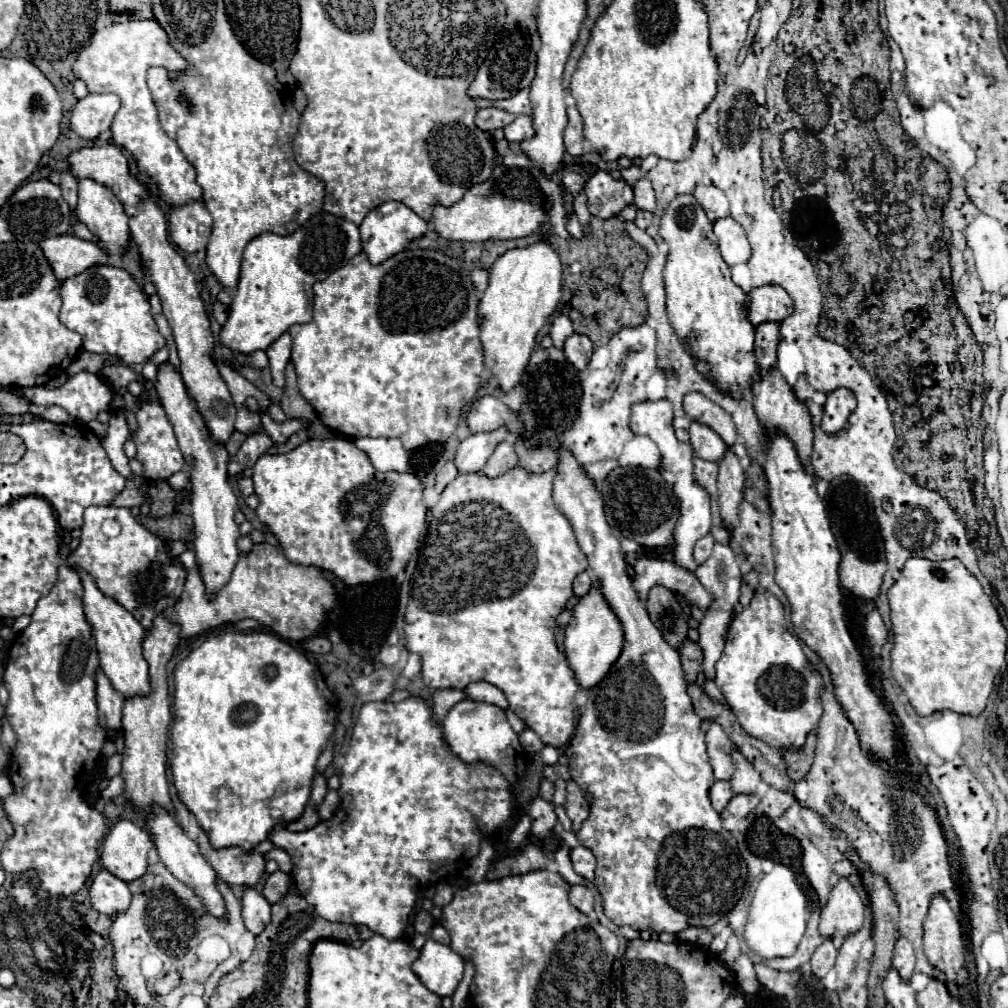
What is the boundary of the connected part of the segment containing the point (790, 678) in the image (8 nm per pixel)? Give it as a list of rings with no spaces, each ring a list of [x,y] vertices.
[[[756,590],[752,602],[730,622],[724,652],[716,662],[714,680],[722,690],[726,704],[738,718],[740,726],[750,736],[778,750],[800,750],[806,742],[806,736],[818,726],[818,720],[822,716],[822,704],[820,704],[820,694],[824,688],[822,676],[808,662],[798,638],[792,632],[788,632],[782,604],[778,602],[776,596],[772,596],[766,590]]]

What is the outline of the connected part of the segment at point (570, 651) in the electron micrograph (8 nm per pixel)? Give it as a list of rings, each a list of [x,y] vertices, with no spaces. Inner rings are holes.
[[[592,584],[590,592],[578,598],[578,604],[572,610],[572,620],[566,626],[566,660],[576,674],[576,680],[582,688],[596,686],[608,672],[608,668],[616,662],[622,652],[624,644],[624,630],[620,620],[616,618],[614,610],[608,606],[602,590],[598,584]]]

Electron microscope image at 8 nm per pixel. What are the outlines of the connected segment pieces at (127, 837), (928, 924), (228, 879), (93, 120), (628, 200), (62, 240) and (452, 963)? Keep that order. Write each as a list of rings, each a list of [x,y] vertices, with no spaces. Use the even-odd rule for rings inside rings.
[[[130,820],[116,822],[102,844],[100,860],[108,872],[124,882],[140,878],[148,868],[148,852],[154,848],[150,834]]]
[[[934,894],[930,900],[930,908],[924,920],[924,952],[930,960],[932,966],[936,966],[940,972],[946,974],[948,982],[962,986],[968,978],[966,972],[966,944],[964,944],[964,936],[960,930],[960,922],[956,912],[948,906],[948,900],[944,898],[944,894]]]
[[[204,832],[198,836],[198,846],[218,878],[226,884],[256,886],[266,872],[266,858],[262,852],[246,852],[242,848],[214,850]]]
[[[88,94],[74,106],[70,128],[82,138],[96,140],[110,128],[118,108],[120,98],[116,94]]]
[[[596,172],[584,186],[584,194],[588,196],[588,208],[592,216],[612,218],[620,214],[622,208],[632,204],[634,192],[628,182],[622,178],[616,180],[608,172]]]
[[[72,234],[54,236],[40,242],[56,278],[60,282],[82,274],[92,266],[106,266],[110,264],[108,254],[94,242],[82,240]]]
[[[428,938],[420,958],[412,964],[412,970],[428,990],[444,998],[456,992],[464,976],[464,958],[452,948]]]

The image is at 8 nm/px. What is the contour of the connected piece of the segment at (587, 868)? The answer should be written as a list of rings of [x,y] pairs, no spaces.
[[[576,846],[570,850],[570,858],[574,864],[574,870],[584,876],[586,880],[594,880],[594,870],[596,870],[596,858],[586,846]]]

